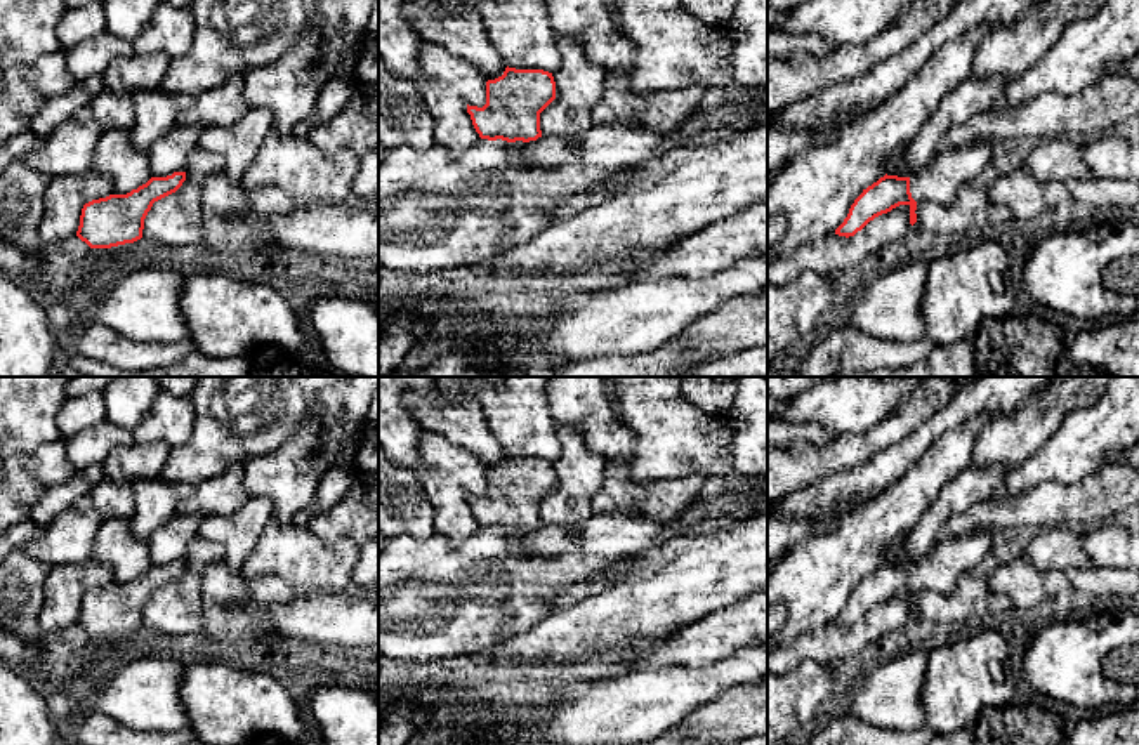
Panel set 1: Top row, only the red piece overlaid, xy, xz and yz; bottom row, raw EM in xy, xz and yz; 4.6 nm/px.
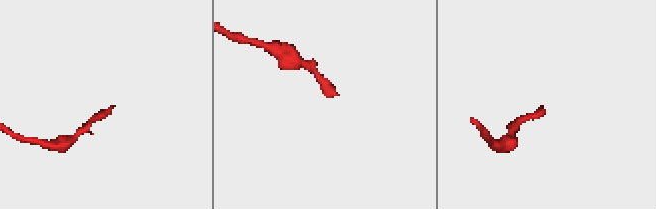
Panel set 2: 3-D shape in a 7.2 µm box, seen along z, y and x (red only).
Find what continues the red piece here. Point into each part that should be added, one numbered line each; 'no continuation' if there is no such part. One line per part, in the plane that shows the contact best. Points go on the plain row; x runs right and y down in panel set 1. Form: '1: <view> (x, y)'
1: yz (940, 570)

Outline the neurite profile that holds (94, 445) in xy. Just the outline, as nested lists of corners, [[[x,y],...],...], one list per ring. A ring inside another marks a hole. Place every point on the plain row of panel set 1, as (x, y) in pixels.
[[[108,420],[64,439],[68,458],[76,471],[83,471],[94,464],[104,464],[116,446],[128,446],[132,443],[132,431]]]

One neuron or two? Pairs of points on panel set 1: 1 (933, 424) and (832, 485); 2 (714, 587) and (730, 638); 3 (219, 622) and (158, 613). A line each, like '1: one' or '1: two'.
1: one
2: two
3: two

